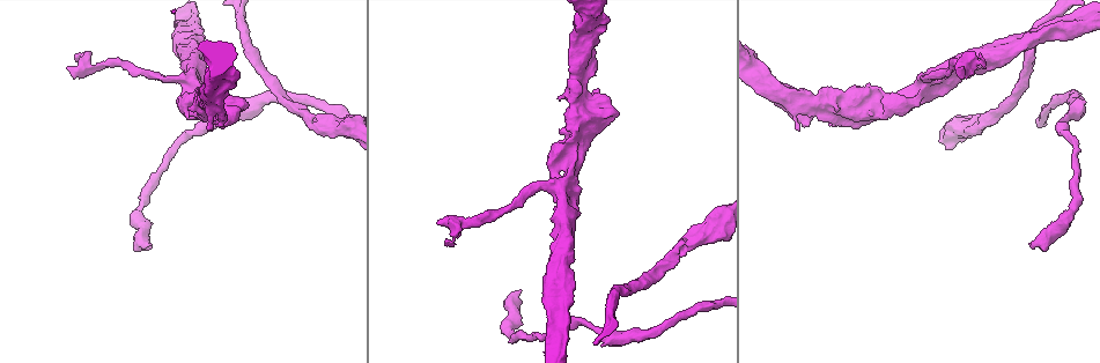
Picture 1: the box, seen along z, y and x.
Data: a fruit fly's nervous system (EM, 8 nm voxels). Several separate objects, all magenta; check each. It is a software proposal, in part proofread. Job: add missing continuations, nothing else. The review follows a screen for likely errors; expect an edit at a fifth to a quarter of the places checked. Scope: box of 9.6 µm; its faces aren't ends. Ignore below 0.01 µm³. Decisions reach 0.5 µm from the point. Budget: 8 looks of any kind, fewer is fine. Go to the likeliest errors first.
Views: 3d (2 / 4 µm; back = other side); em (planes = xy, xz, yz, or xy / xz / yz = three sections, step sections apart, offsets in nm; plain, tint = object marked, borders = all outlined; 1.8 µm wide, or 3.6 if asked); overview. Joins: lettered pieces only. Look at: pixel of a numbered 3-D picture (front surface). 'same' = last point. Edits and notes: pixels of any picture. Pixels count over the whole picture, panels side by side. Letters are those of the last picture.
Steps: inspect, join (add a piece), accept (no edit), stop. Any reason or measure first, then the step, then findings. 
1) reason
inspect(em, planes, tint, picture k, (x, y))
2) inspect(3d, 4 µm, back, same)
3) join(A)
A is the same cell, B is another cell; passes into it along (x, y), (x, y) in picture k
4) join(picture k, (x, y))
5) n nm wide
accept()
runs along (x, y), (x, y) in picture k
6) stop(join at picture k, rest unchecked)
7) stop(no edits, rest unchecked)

free end
inspect(em, xz, step 4, tint, picture 1, (519, 289))

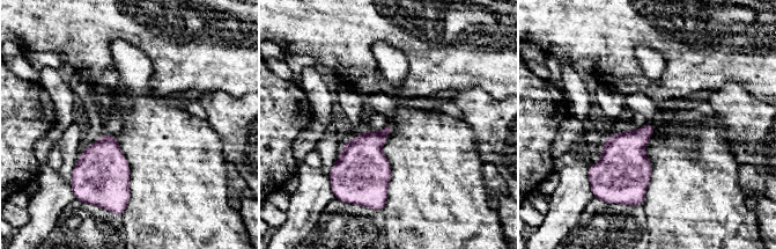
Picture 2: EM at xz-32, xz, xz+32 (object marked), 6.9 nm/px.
inspect(em, planes, borders, same)

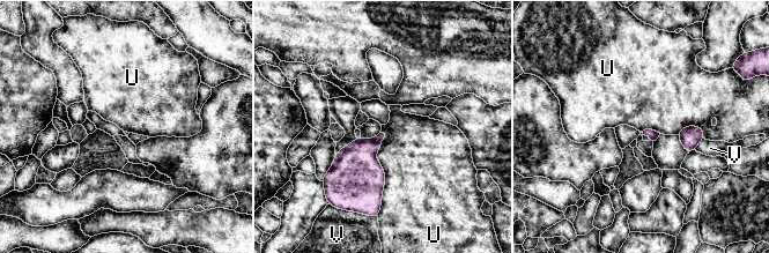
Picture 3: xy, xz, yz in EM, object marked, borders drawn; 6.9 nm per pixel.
U touches over 550 nm
accept()
U and V are other cells; border along (383, 132), (379, 209) in picture 3; no lettered piece goes on from it

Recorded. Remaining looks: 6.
long arm stops here
inspect(em, planes, borders, picture 1, (444, 243))

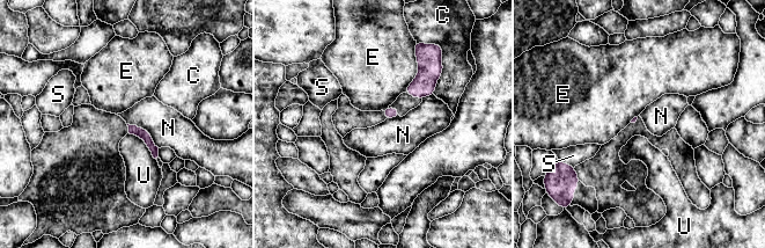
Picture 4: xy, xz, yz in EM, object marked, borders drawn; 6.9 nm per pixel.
E touches over 320 nm
accept()
C, E, N, S and U are other cells; none of them fits

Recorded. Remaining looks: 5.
arms part here
inspect(em, xz, step 4, tint, picture 1, (822, 102))

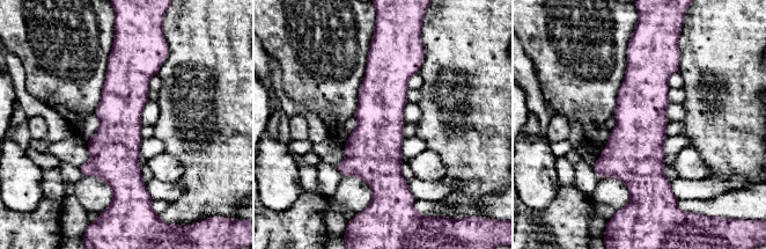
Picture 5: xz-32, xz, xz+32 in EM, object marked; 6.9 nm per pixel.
cut it another way
inspect(em, planes, tint, same)

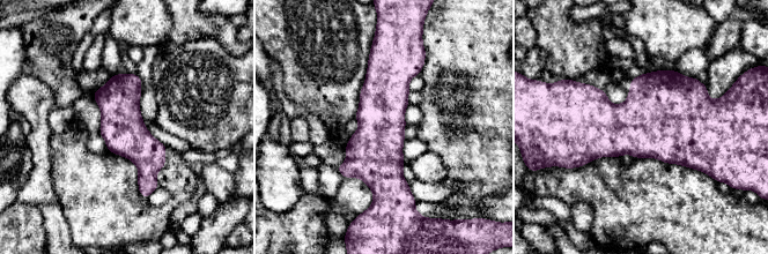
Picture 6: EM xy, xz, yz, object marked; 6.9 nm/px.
see the neighbours
inspect(em, planes, borders, same)

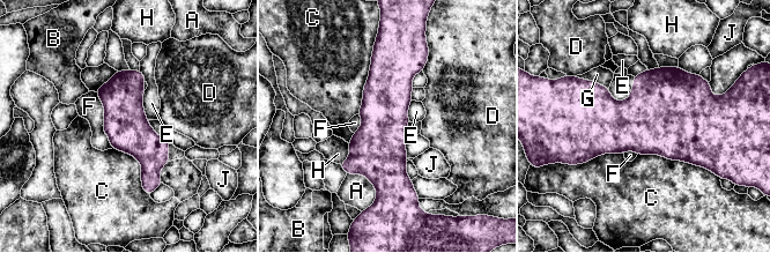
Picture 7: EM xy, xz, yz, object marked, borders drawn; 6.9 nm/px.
C touches over 550 nm
join(G)
G is the same cell, A, B, C, D, E, F, H and J are other cells; passes into it along (582, 114), (594, 81), (604, 76) in picture 7; it goes on there

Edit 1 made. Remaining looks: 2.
stop(join at picture 7, rest unchecked)

